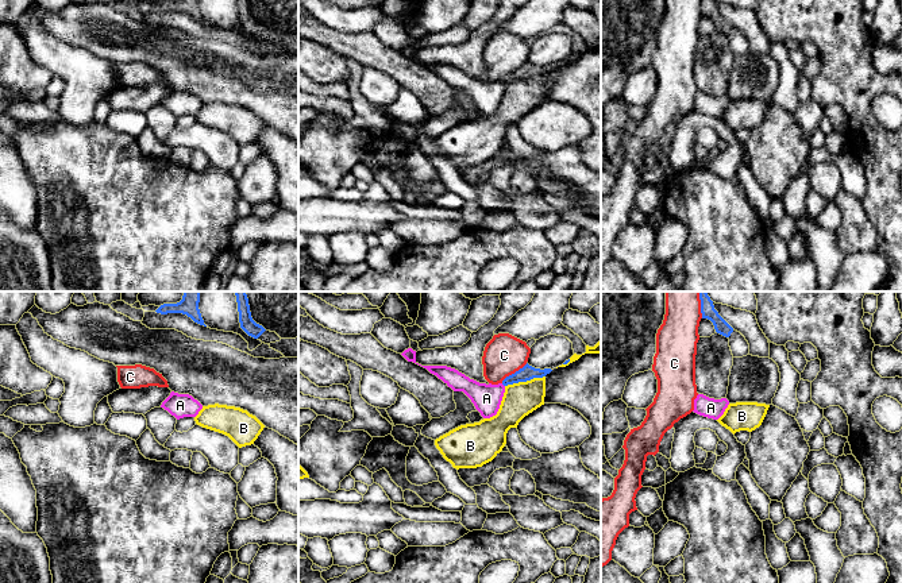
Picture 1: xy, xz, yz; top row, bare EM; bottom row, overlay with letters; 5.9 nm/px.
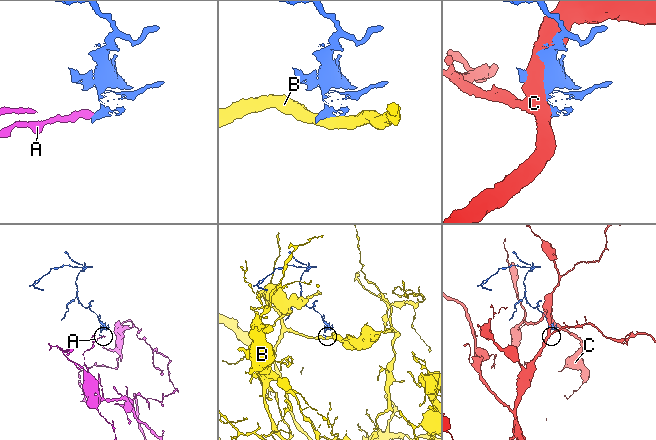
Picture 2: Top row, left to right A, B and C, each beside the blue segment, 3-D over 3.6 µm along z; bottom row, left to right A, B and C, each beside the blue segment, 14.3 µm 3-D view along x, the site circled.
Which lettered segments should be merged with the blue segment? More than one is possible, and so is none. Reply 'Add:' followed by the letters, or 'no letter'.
Add: no letter

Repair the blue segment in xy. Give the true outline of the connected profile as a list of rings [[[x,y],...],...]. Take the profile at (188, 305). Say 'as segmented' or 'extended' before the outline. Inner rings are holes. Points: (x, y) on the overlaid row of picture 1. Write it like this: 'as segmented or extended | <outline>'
as segmented | [[[184,292],[182,300],[177,304],[163,304],[155,312],[161,314],[182,313],[190,317],[194,323],[204,325],[200,309],[200,292]]]

